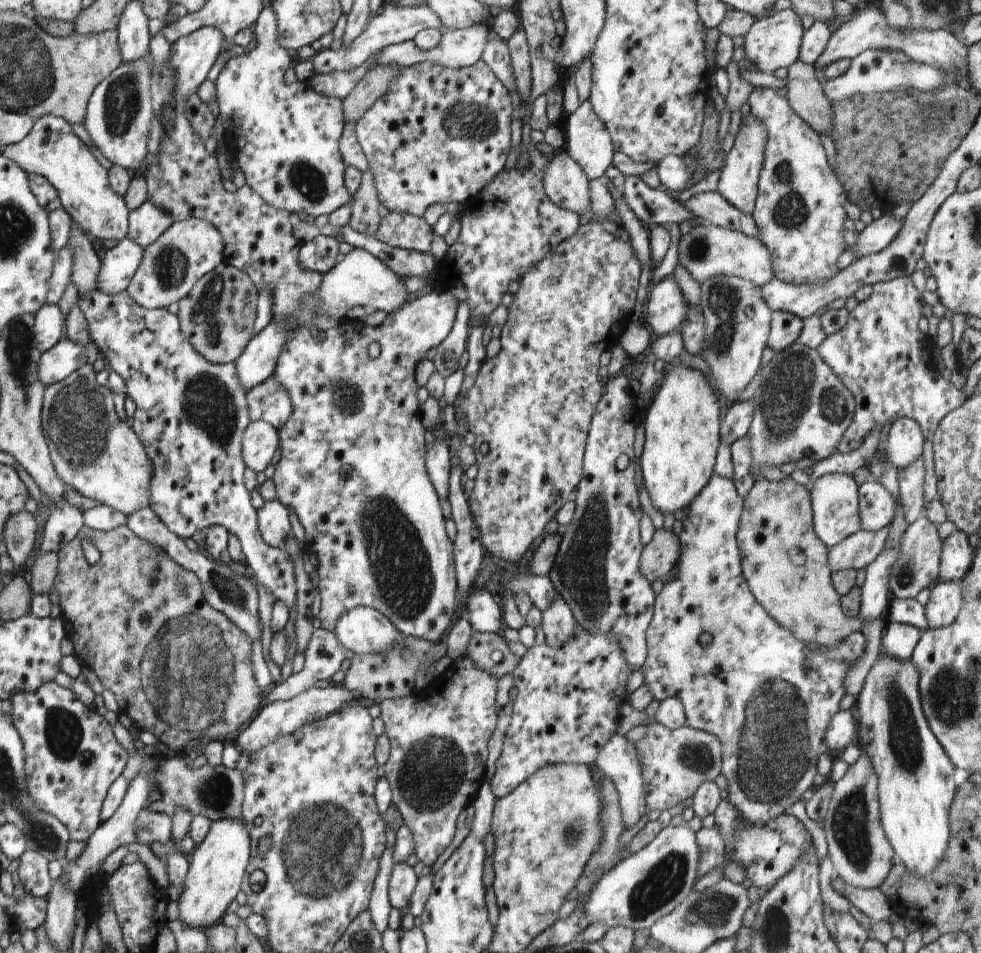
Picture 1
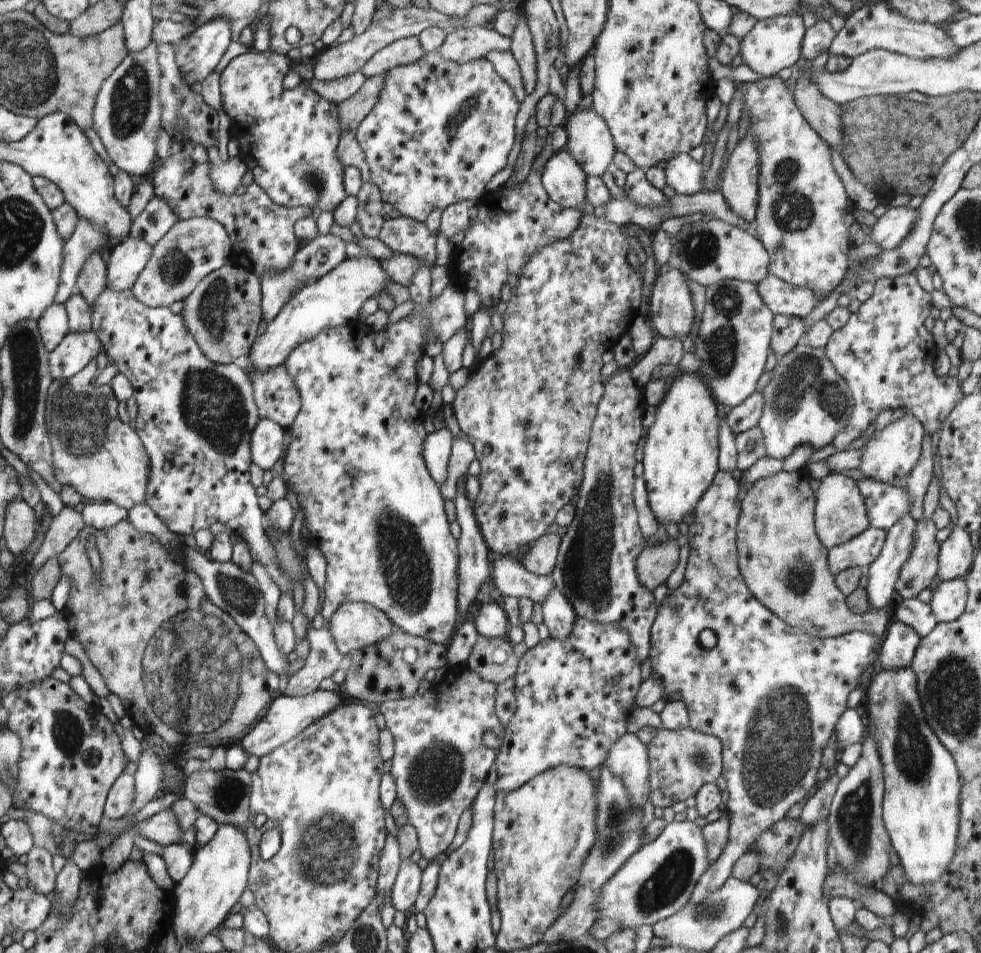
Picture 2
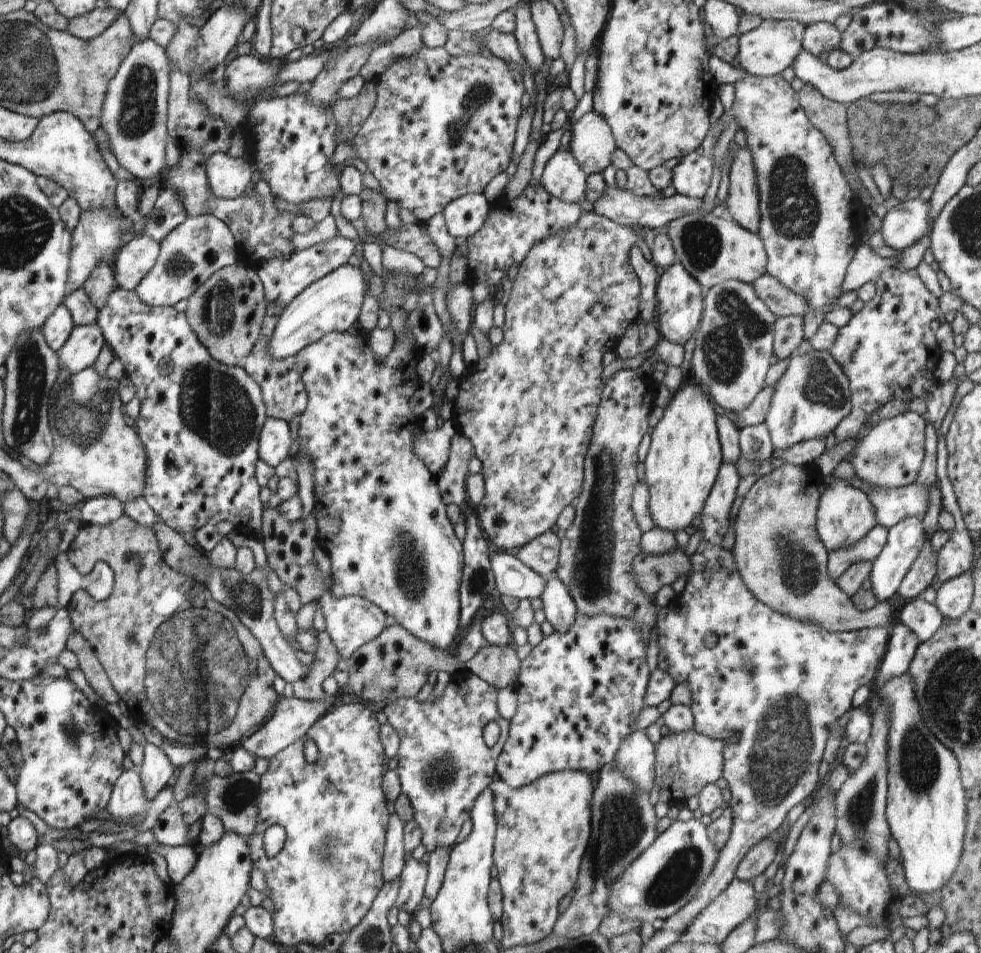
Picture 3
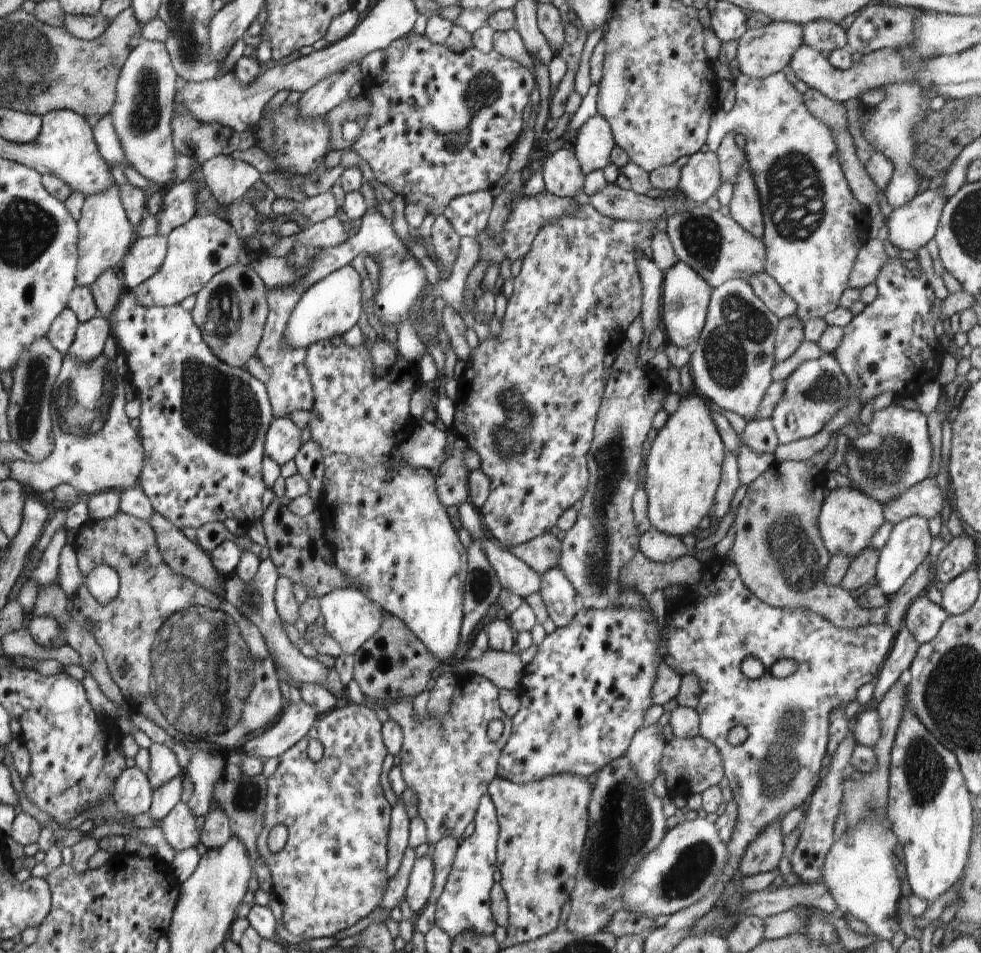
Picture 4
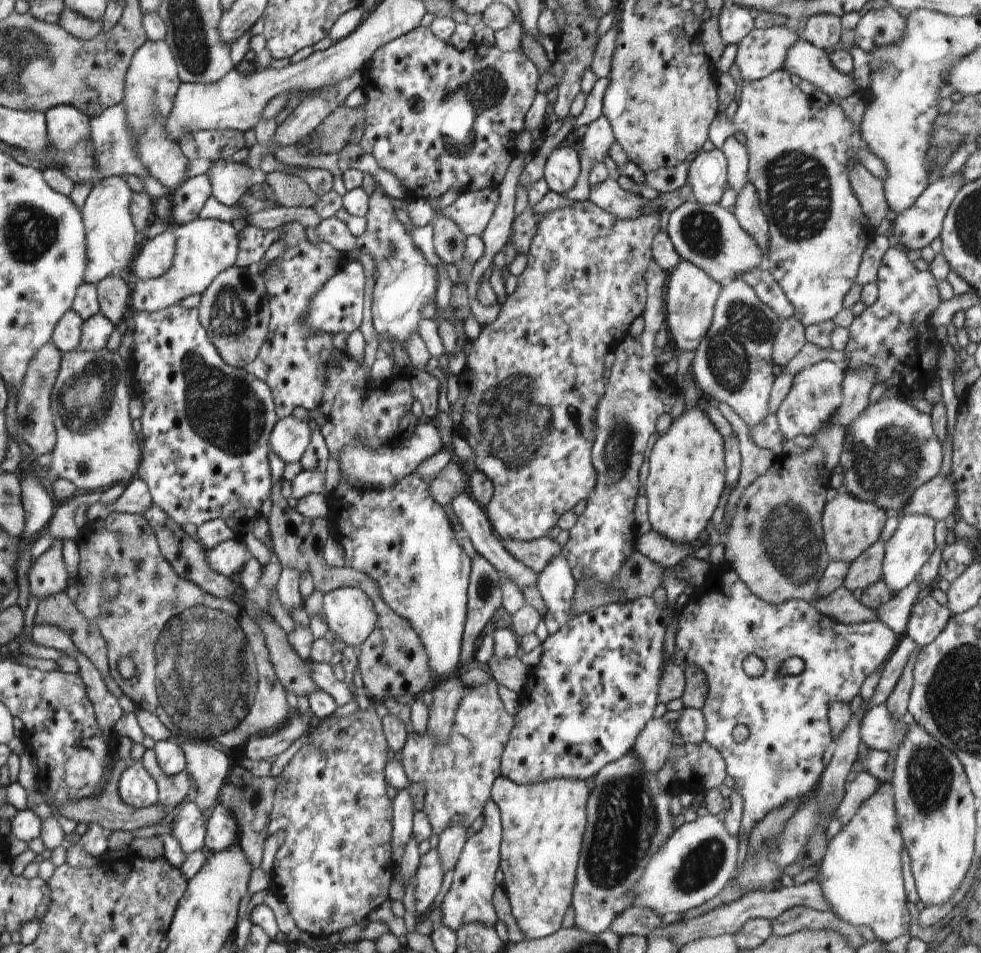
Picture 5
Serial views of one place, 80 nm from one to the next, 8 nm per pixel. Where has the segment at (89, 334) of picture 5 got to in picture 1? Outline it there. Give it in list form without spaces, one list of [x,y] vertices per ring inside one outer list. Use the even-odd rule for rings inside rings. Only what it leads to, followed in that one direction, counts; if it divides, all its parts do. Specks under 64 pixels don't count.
[[[68,338],[62,339],[39,358],[39,379],[45,387],[62,381],[95,361],[99,354],[92,340],[82,346]]]

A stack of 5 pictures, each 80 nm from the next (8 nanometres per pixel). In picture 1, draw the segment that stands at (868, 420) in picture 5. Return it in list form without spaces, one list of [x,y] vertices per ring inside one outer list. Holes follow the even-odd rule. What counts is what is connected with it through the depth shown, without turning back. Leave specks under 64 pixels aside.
[[[909,418],[896,419],[888,433],[885,455],[893,466],[906,468],[921,458],[925,439],[918,422]]]

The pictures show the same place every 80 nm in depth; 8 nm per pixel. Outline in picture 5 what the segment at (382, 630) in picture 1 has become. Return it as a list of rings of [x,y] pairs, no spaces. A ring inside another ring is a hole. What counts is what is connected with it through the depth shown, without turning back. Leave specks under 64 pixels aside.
[[[340,587],[323,596],[325,623],[355,652],[375,629],[378,615],[370,597],[356,587]]]

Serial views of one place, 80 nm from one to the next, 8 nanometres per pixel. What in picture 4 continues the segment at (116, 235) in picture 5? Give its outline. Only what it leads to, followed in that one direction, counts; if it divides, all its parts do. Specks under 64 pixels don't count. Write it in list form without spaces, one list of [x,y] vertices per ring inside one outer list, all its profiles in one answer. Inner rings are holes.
[[[116,184],[106,192],[86,197],[81,208],[81,217],[77,221],[80,230],[78,244],[80,258],[76,285],[89,287],[106,269],[118,270],[124,255],[131,247],[130,242],[132,242],[132,233],[135,232],[135,228],[126,216],[121,203],[119,186]]]

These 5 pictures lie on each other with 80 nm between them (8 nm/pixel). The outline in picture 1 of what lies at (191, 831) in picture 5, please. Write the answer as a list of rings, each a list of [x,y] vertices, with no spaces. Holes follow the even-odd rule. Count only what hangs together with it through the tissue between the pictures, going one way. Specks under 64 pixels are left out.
[[[144,808],[135,818],[134,832],[138,843],[150,845],[152,842],[171,840],[172,819],[164,813],[151,812]]]

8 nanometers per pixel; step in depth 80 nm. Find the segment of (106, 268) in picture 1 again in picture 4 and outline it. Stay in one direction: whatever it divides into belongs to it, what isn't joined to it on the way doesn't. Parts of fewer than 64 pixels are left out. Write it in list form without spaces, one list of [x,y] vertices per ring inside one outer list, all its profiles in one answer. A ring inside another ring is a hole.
[[[162,235],[138,237],[131,244],[118,268],[126,290],[134,292],[137,286],[154,276],[167,256],[168,238]]]

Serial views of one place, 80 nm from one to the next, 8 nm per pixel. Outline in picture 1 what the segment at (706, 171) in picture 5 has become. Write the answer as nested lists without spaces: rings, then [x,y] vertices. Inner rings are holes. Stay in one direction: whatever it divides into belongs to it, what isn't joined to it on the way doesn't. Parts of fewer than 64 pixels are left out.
[[[666,155],[656,164],[656,174],[661,184],[664,184],[668,190],[682,192],[692,186],[690,184],[690,179],[696,173],[691,173],[689,171],[683,157]]]

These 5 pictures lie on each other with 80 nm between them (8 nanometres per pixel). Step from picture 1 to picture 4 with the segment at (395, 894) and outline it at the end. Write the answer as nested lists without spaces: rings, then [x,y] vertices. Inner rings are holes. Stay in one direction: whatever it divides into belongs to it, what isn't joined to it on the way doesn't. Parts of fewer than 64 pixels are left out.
[[[424,855],[414,861],[405,890],[405,899],[412,912],[419,914],[426,906],[433,887],[433,858]]]

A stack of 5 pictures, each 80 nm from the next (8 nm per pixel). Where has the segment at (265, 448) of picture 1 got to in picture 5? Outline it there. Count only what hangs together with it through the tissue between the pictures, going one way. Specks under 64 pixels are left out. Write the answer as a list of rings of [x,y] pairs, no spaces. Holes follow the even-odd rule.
[[[293,416],[276,421],[271,432],[271,448],[285,464],[298,462],[310,444],[309,422],[301,422]]]

